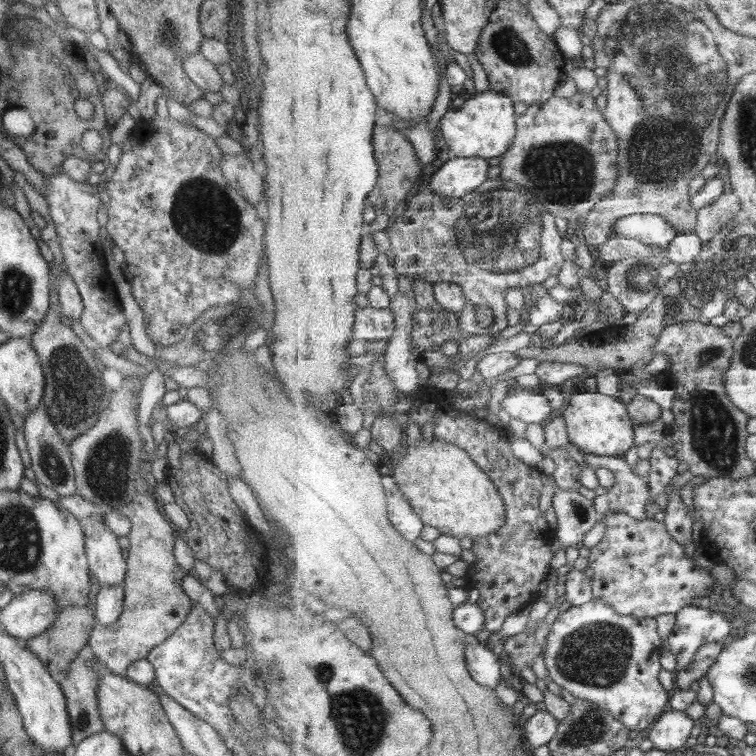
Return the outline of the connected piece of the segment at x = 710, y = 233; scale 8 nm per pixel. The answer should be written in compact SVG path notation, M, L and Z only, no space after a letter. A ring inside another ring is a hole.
M730 189L715 200L713 206L700 208L697 211L697 226L693 232L706 244L728 226L735 218L737 212L742 211L742 203L738 196Z

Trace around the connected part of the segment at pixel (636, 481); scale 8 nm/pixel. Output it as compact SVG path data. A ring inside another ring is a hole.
M576 450L580 458L594 467L607 468L616 472L617 482L604 495L595 498L596 510L601 518L608 512L626 512L637 520L645 520L645 506L652 500L649 497L647 479L632 470L625 456L605 456L593 453L582 453Z

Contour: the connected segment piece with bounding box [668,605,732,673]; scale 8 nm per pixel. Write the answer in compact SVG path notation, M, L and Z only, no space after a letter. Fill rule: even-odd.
M691 605L680 610L674 630L668 636L668 649L678 662L673 673L685 671L701 646L721 642L729 636L731 628L732 618L727 613Z

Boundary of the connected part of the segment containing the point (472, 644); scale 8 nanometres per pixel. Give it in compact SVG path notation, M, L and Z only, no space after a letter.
M474 635L467 638L465 656L468 670L476 682L496 691L503 678L501 668L499 668L502 656L495 655L490 645L481 645Z

